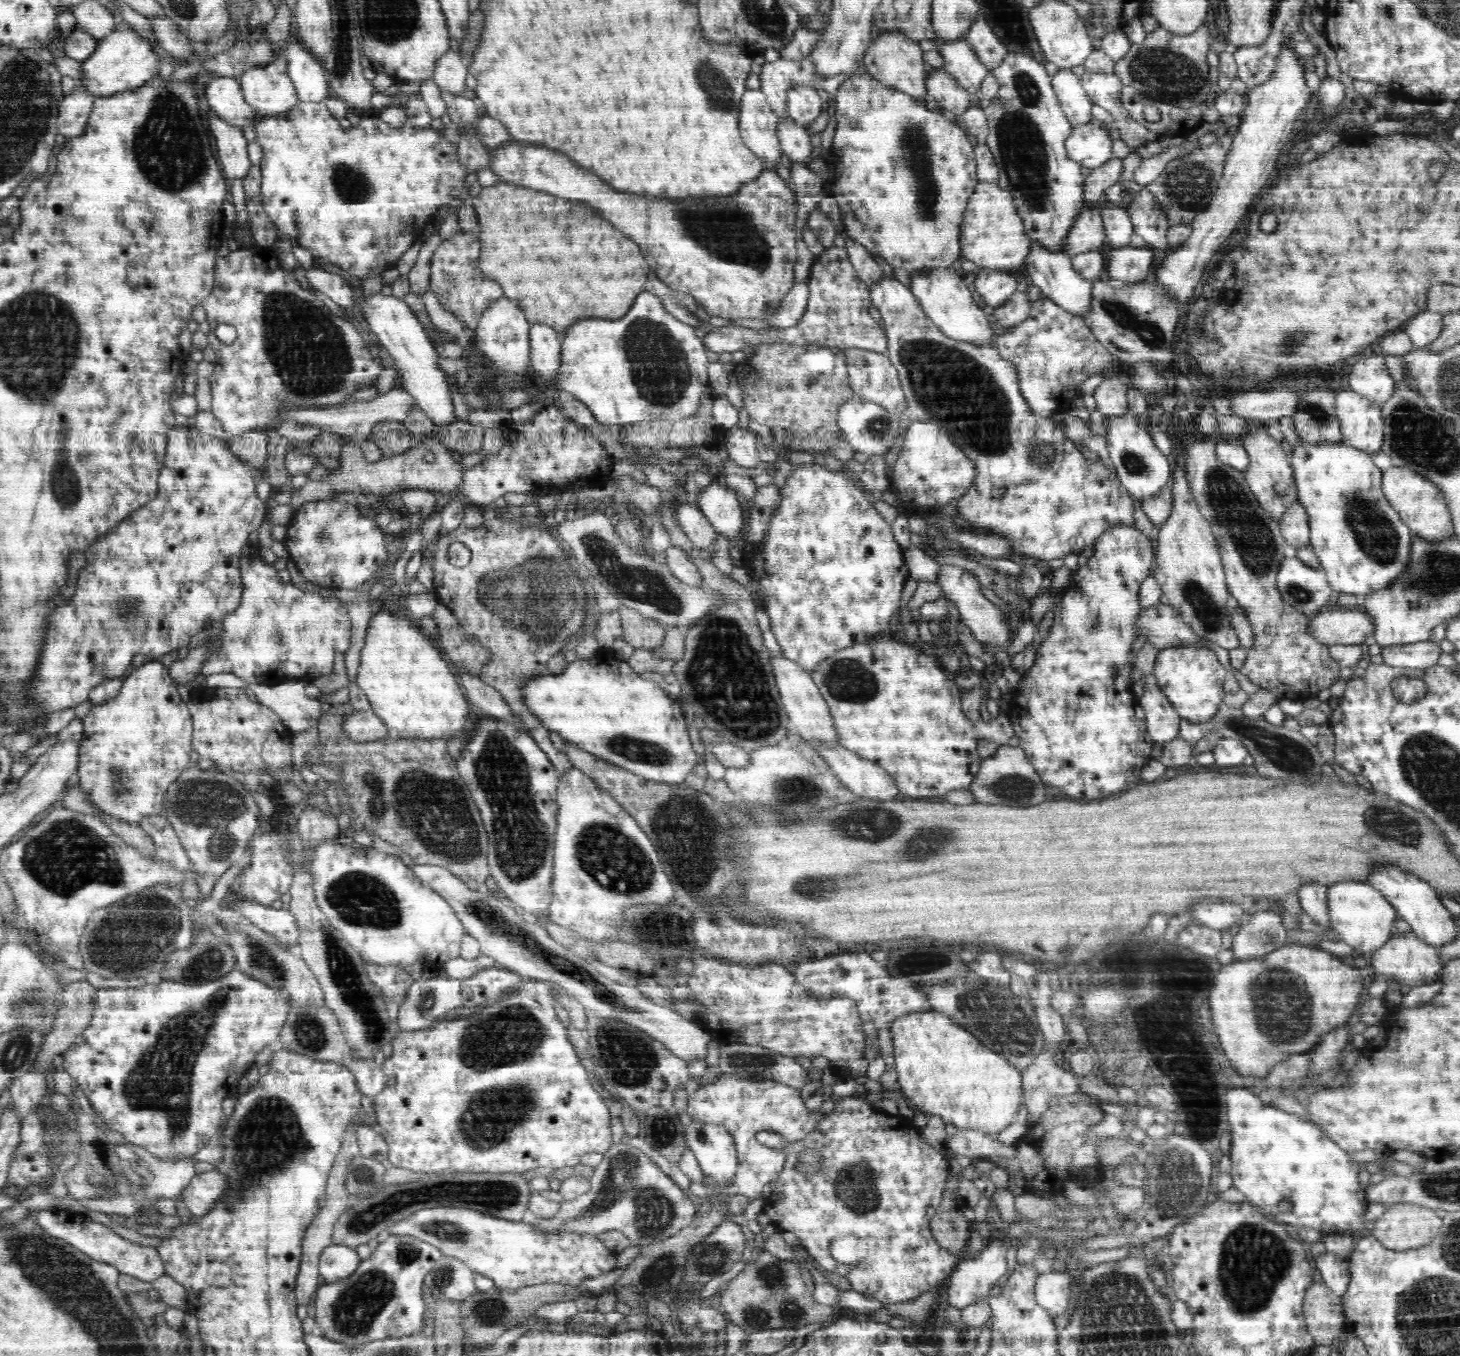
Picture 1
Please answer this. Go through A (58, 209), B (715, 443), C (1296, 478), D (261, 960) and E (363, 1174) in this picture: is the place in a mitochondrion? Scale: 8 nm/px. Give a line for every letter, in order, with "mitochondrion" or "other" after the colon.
A: other
B: other
C: other
D: mitochondrion
E: mitochondrion

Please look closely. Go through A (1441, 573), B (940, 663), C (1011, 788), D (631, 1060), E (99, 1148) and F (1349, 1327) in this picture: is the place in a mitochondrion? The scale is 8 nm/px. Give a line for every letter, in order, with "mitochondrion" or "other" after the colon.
A: mitochondrion
B: other
C: mitochondrion
D: mitochondrion
E: mitochondrion
F: other

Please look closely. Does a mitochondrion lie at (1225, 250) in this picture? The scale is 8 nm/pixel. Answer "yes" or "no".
no

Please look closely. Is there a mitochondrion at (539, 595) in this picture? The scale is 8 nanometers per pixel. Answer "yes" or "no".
yes

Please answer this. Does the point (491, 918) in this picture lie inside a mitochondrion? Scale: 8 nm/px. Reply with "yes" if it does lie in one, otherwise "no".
yes

